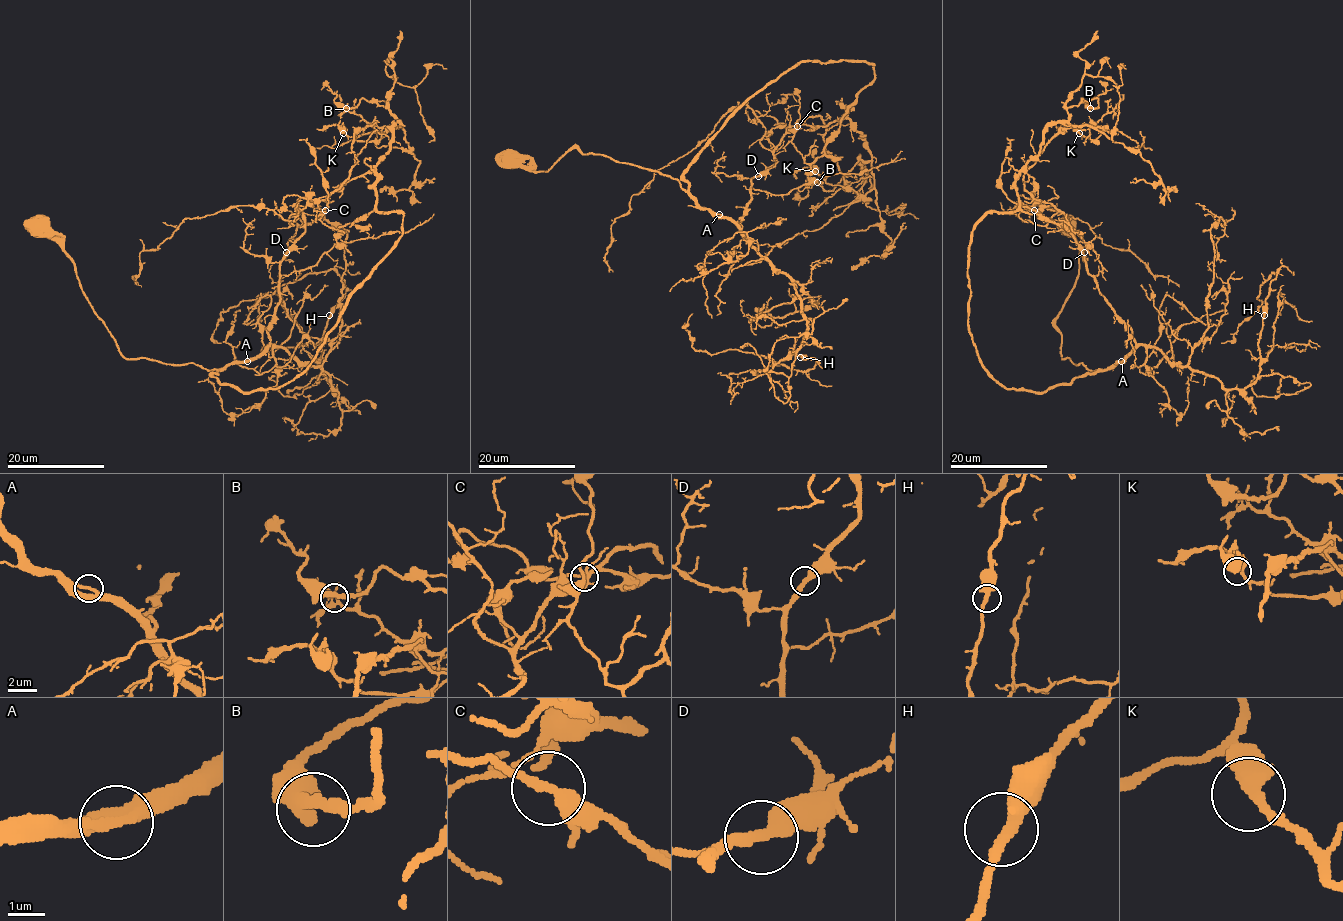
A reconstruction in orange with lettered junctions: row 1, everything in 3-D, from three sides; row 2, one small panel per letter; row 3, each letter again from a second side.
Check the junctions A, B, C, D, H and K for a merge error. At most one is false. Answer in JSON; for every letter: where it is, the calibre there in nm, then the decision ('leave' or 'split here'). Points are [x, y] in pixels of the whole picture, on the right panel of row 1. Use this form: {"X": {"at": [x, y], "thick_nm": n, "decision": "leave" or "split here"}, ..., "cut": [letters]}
{"A": {"at": [1121, 361], "thick_nm": 280, "decision": "leave"}, "B": {"at": [1090, 108], "thick_nm": 320, "decision": "leave"}, "C": {"at": [1034, 210], "thick_nm": 340, "decision": "leave"}, "D": {"at": [1084, 252], "thick_nm": 360, "decision": "leave"}, "H": {"at": [1264, 315], "thick_nm": 360, "decision": "leave"}, "K": {"at": [1079, 133], "thick_nm": 400, "decision": "leave"}, "cut": []}

